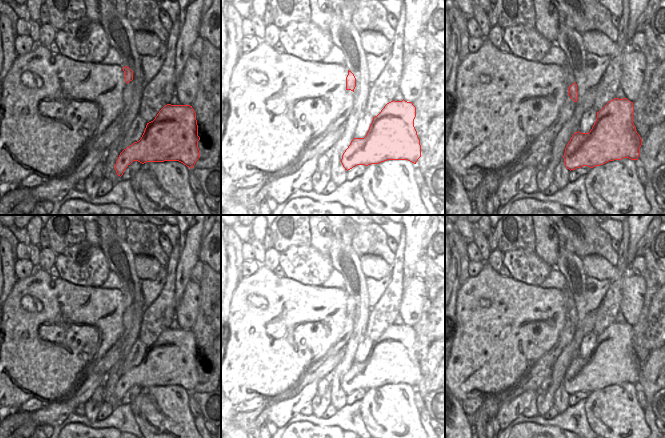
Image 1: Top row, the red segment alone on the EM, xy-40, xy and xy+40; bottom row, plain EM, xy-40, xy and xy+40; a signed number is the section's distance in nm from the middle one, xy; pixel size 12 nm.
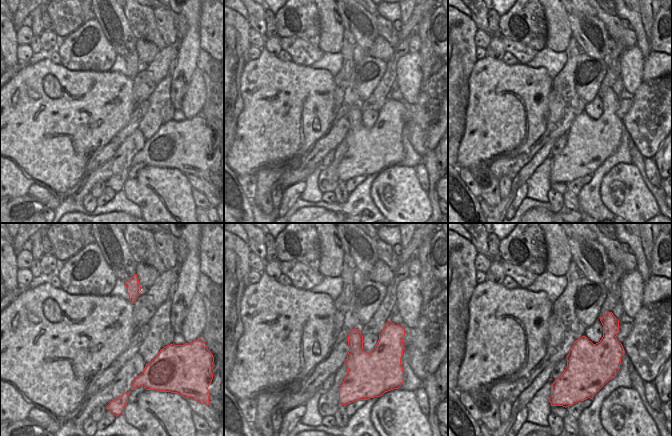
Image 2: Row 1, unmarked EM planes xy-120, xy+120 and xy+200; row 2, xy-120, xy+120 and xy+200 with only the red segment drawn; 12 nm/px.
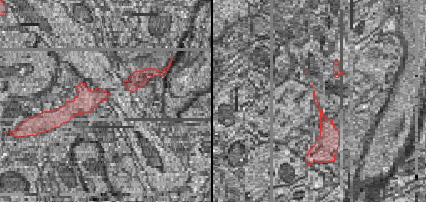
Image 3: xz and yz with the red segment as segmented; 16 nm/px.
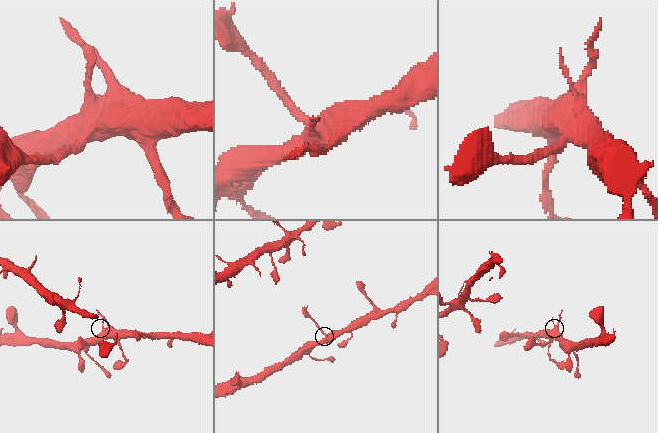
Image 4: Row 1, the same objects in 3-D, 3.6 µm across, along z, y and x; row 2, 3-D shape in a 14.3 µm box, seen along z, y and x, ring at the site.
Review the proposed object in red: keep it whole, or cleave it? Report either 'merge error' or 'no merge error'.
no merge error

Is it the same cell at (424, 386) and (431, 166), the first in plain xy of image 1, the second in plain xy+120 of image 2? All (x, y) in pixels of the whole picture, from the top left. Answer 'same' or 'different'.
same

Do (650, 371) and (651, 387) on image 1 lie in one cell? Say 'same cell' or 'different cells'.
same cell

